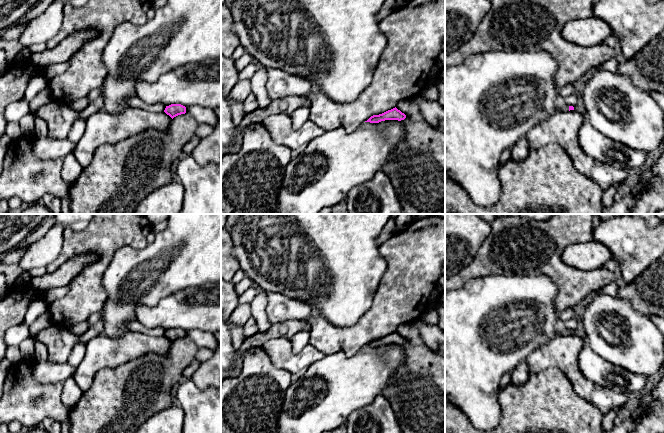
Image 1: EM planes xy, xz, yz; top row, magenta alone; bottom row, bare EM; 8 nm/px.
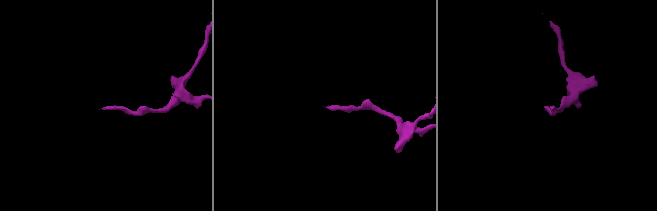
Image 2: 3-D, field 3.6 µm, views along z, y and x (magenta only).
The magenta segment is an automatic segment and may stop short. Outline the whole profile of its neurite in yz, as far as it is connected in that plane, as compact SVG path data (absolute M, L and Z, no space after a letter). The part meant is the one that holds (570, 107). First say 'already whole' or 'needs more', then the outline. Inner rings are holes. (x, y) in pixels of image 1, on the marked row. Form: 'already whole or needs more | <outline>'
needs more | M559 98L558 101L557 101L556 110L559 111L559 112L565 112L565 111L574 110L574 107L573 106L568 106L564 102L563 98Z

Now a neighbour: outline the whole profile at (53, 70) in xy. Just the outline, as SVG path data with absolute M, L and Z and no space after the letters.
M69 62L56 63L48 65L47 67L47 76L49 79L54 78L55 76L63 74L69 67Z

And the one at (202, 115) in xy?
M188 106L186 107L186 113L190 114L198 124L209 124L213 127L219 121L219 117L215 114L213 109L204 108L201 106Z

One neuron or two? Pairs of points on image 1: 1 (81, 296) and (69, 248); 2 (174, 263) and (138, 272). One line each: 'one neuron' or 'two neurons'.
1: one neuron
2: one neuron

